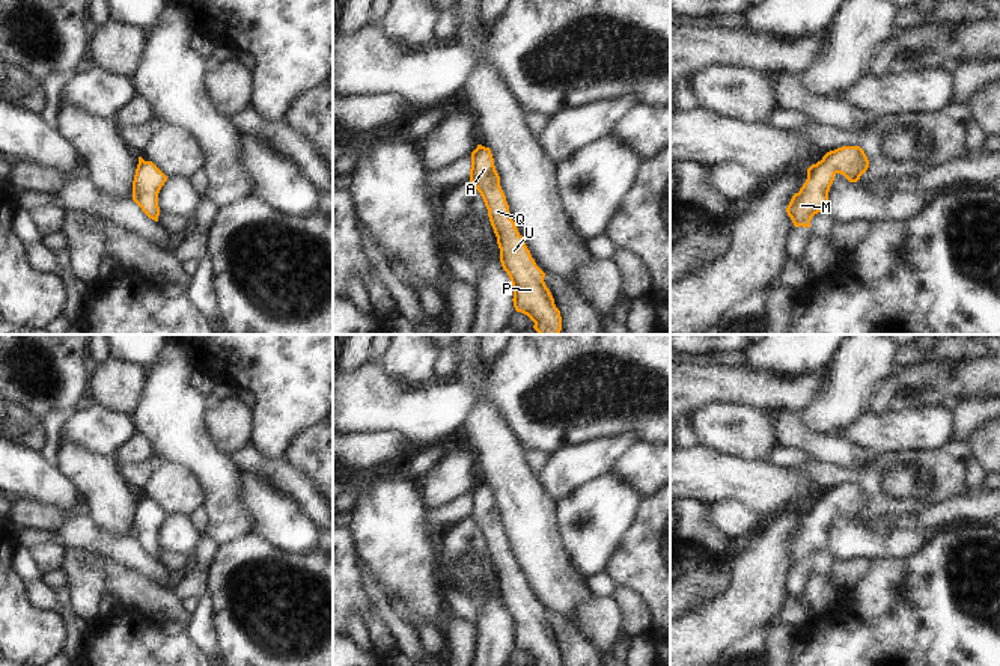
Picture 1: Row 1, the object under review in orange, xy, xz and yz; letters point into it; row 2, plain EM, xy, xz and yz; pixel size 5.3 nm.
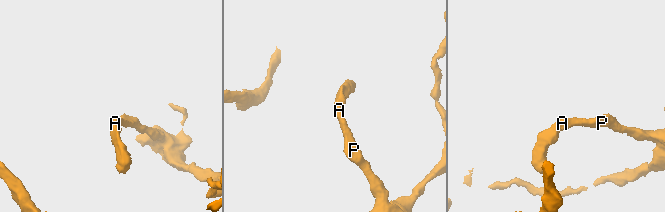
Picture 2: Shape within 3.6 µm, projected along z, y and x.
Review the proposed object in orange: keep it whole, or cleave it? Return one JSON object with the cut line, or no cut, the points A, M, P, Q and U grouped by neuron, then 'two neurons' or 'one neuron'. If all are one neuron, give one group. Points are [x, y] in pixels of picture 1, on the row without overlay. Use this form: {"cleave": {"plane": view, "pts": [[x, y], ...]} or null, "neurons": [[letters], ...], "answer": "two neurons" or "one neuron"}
{"cleave": null, "neurons": [["A", "M", "P", "Q", "U"]], "answer": "one neuron"}

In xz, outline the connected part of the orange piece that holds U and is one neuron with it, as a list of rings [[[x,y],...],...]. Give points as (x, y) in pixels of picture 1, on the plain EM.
[[[477,482],[477,485],[471,490],[470,520],[480,530],[488,547],[488,554],[500,586],[500,600],[514,625],[512,639],[515,648],[527,652],[535,660],[533,666],[562,666],[560,648],[556,645],[554,636],[544,619],[545,610],[536,603],[515,564],[515,559],[511,554],[509,542],[500,524],[500,514],[495,508],[489,485]]]

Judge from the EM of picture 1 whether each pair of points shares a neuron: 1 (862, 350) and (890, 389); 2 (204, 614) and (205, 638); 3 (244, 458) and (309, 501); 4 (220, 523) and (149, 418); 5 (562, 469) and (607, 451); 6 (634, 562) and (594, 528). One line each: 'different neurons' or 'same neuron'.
1: different neurons
2: same neuron
3: same neuron
4: same neuron
5: same neuron
6: different neurons

